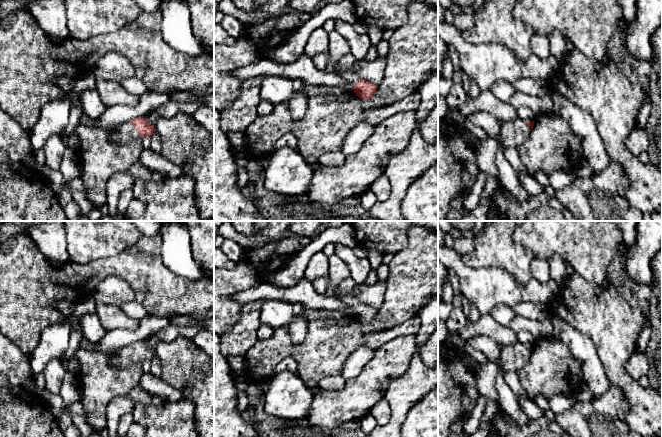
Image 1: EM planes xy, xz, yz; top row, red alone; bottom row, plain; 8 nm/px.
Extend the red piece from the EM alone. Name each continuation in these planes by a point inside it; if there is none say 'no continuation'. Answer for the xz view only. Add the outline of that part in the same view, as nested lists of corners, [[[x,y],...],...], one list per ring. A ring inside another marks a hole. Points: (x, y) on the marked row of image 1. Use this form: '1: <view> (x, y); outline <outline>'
1: xz (351, 75); outline [[[354,63],[349,69],[345,71],[339,71],[336,65],[333,72],[341,75],[344,79],[347,80],[348,83],[352,85],[362,79],[357,73],[356,63]]]

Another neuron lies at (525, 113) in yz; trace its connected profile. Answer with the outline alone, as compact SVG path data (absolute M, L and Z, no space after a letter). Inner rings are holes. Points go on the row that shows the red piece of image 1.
M520 107L517 109L517 114L523 121L534 121L536 117L532 109L529 107Z

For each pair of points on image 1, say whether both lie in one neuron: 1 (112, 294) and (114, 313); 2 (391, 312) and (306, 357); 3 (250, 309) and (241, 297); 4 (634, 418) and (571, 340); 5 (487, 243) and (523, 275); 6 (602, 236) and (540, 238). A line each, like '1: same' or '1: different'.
1: different
2: same
3: different
4: different
5: same
6: same

